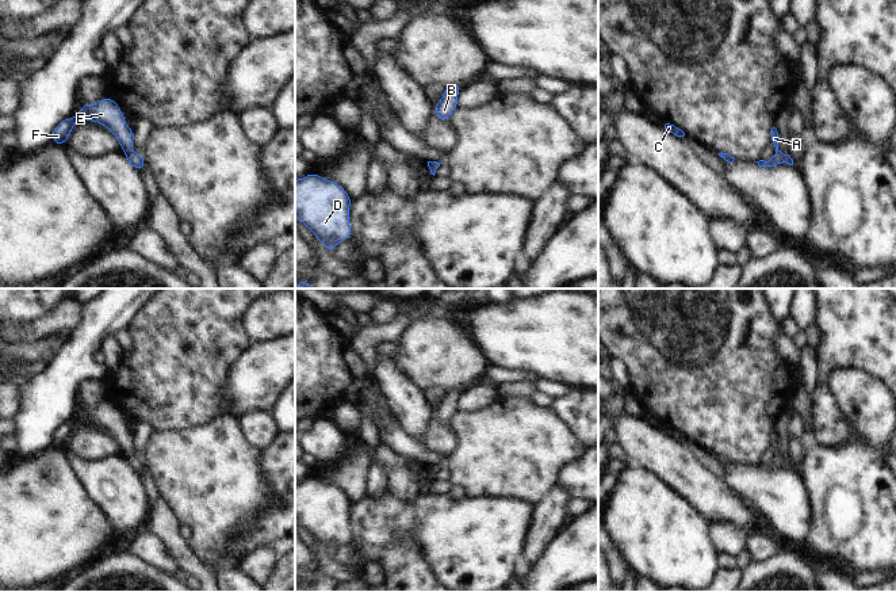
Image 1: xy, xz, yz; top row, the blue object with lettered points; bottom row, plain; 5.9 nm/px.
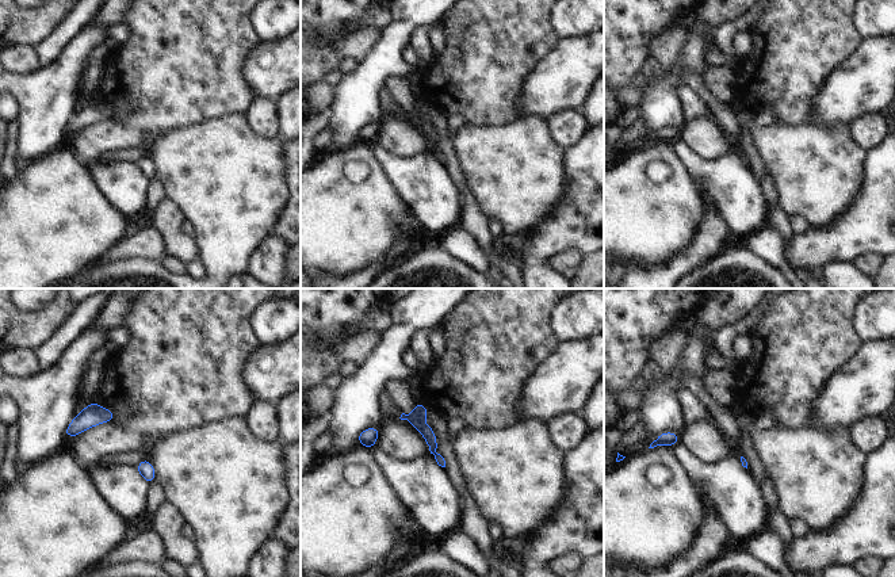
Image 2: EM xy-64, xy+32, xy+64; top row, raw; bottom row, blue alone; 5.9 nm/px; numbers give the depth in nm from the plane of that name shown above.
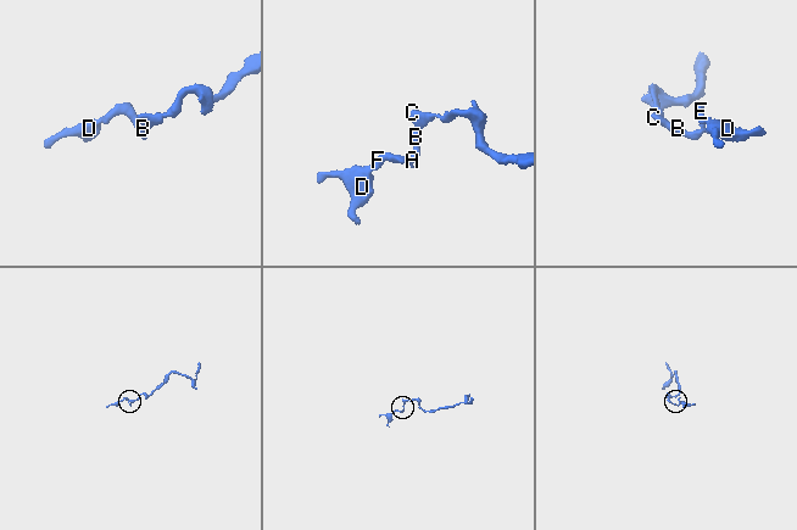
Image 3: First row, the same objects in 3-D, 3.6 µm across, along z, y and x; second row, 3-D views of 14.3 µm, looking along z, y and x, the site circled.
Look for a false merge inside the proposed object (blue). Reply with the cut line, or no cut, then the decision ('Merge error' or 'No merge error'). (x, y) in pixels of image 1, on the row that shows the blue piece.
No split. No merge error.

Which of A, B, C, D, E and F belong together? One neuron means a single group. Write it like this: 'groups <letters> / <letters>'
groups A B C D E F

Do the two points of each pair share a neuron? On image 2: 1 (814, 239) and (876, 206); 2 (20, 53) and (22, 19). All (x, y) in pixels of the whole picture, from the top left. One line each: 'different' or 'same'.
1: same
2: different

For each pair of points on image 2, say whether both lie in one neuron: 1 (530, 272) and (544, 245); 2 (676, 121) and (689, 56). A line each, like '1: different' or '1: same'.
1: different
2: same

